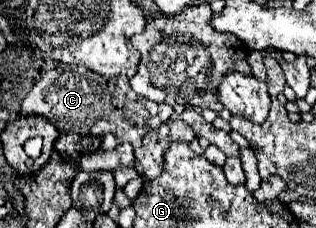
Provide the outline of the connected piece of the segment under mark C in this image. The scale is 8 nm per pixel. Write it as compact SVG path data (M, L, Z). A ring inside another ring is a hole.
M59 65L53 71L45 73L41 81L29 91L25 101L21 103L21 115L39 115L49 119L61 133L77 133L77 135L93 135L103 137L113 133L119 143L131 143L133 147L141 147L141 139L147 131L159 127L169 121L173 109L169 105L159 105L149 99L135 95L127 77L111 77L105 79L87 71L83 65Z

